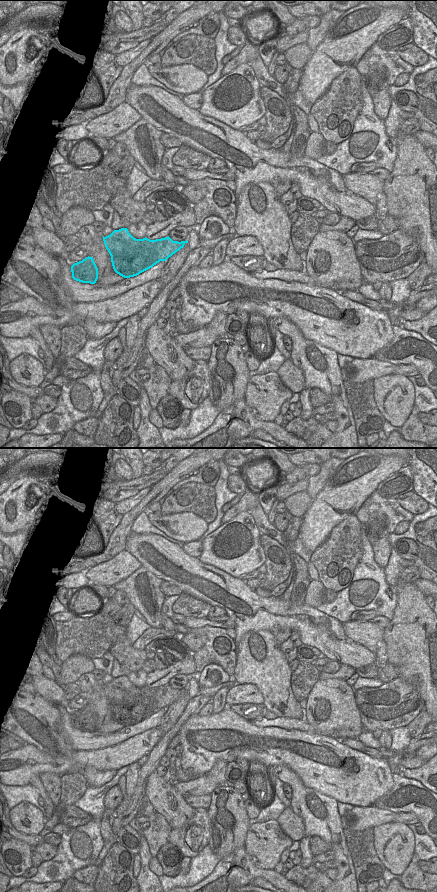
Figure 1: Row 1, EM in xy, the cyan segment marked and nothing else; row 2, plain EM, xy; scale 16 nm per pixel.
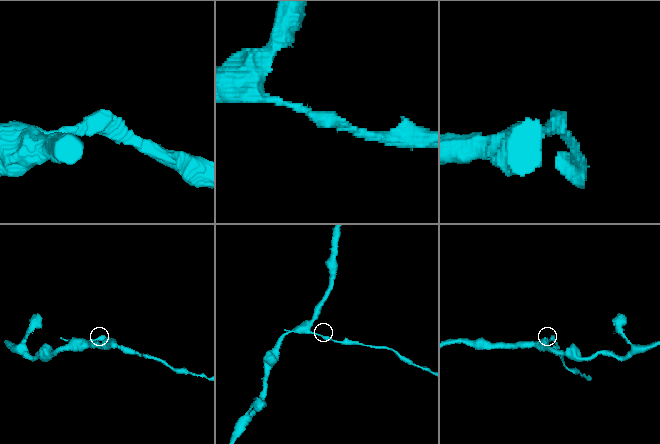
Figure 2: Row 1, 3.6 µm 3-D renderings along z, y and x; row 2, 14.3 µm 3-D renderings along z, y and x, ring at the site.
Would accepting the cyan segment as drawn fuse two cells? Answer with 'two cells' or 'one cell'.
two cells

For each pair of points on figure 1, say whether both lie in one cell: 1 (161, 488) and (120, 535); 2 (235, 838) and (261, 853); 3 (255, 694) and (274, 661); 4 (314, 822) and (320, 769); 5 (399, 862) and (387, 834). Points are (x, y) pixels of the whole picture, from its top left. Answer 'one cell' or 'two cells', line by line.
1: one cell
2: two cells
3: two cells
4: two cells
5: one cell

